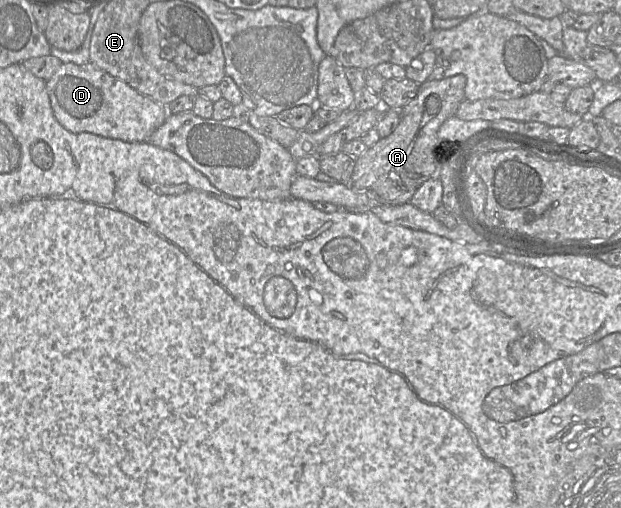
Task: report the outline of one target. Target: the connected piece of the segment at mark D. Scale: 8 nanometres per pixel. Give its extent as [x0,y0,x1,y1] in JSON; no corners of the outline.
[46,62,169,143]

